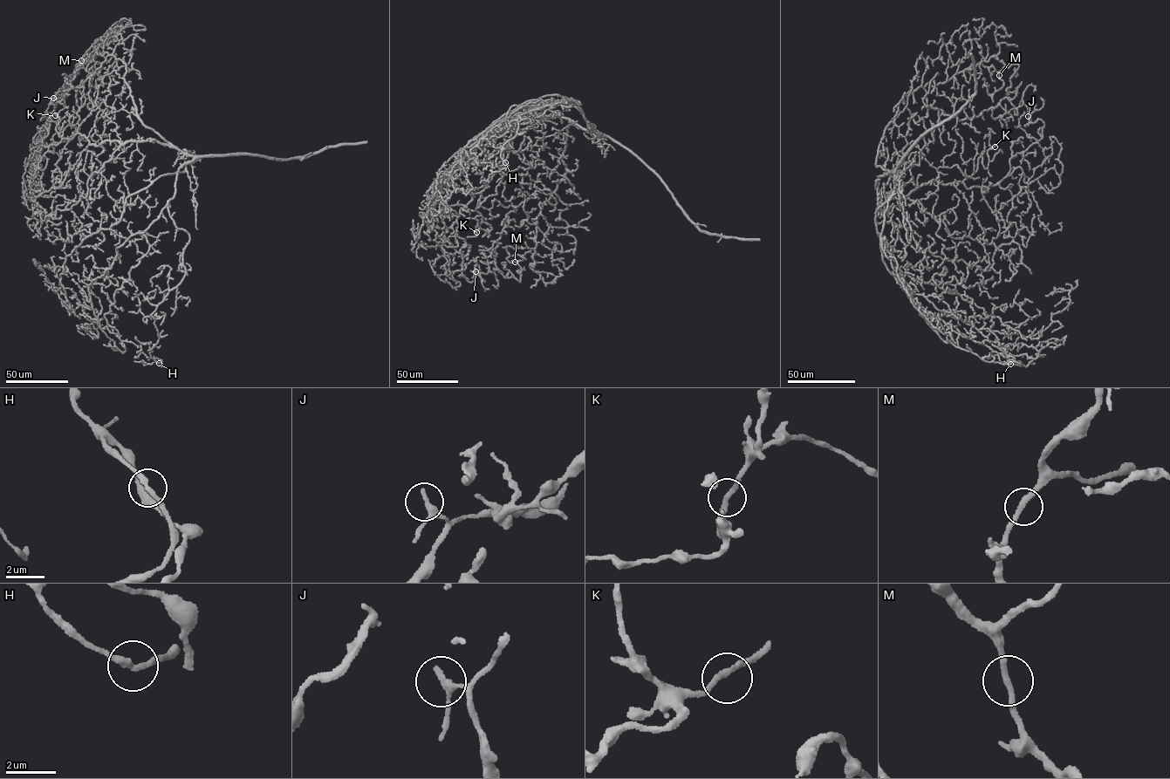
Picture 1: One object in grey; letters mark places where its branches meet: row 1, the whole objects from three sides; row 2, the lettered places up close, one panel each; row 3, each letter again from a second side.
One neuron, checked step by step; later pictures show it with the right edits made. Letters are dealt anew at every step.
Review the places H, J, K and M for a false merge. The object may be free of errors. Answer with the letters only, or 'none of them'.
none of them

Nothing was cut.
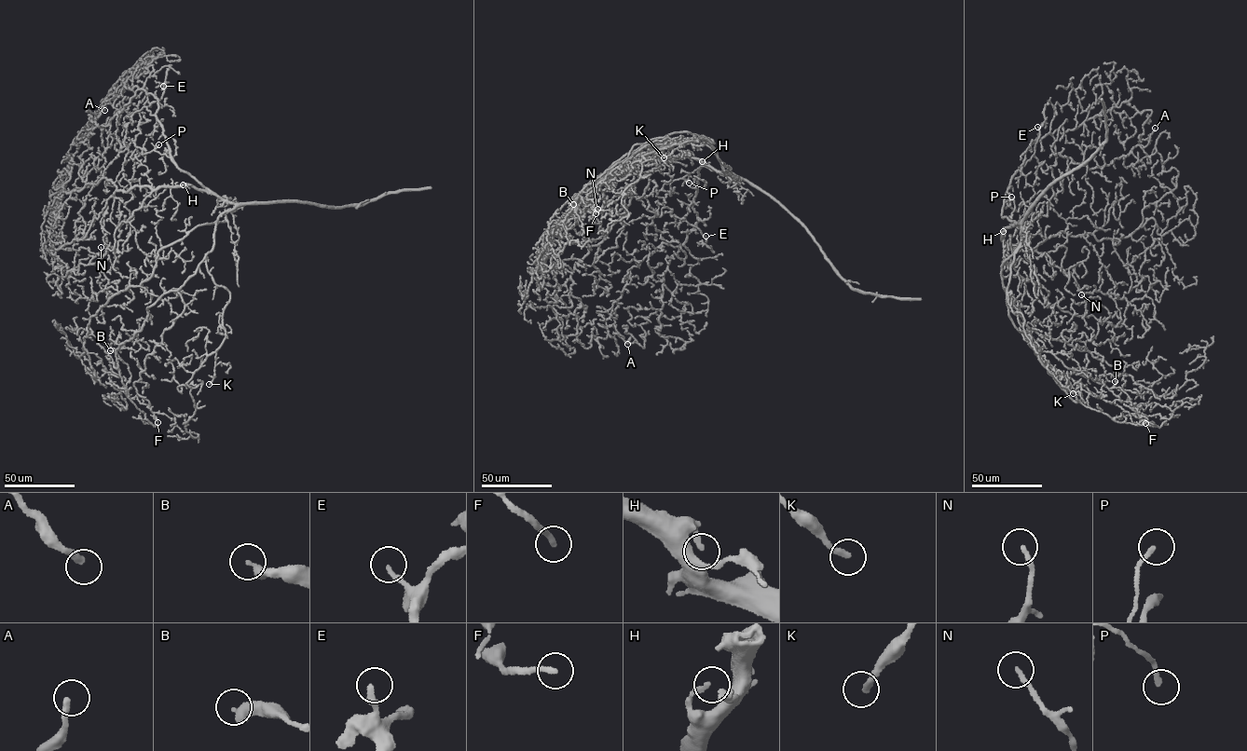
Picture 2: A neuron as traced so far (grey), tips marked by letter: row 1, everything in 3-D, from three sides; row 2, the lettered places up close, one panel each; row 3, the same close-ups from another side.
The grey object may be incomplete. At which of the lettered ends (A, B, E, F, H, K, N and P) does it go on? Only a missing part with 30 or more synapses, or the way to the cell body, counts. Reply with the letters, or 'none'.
A, F, K, P

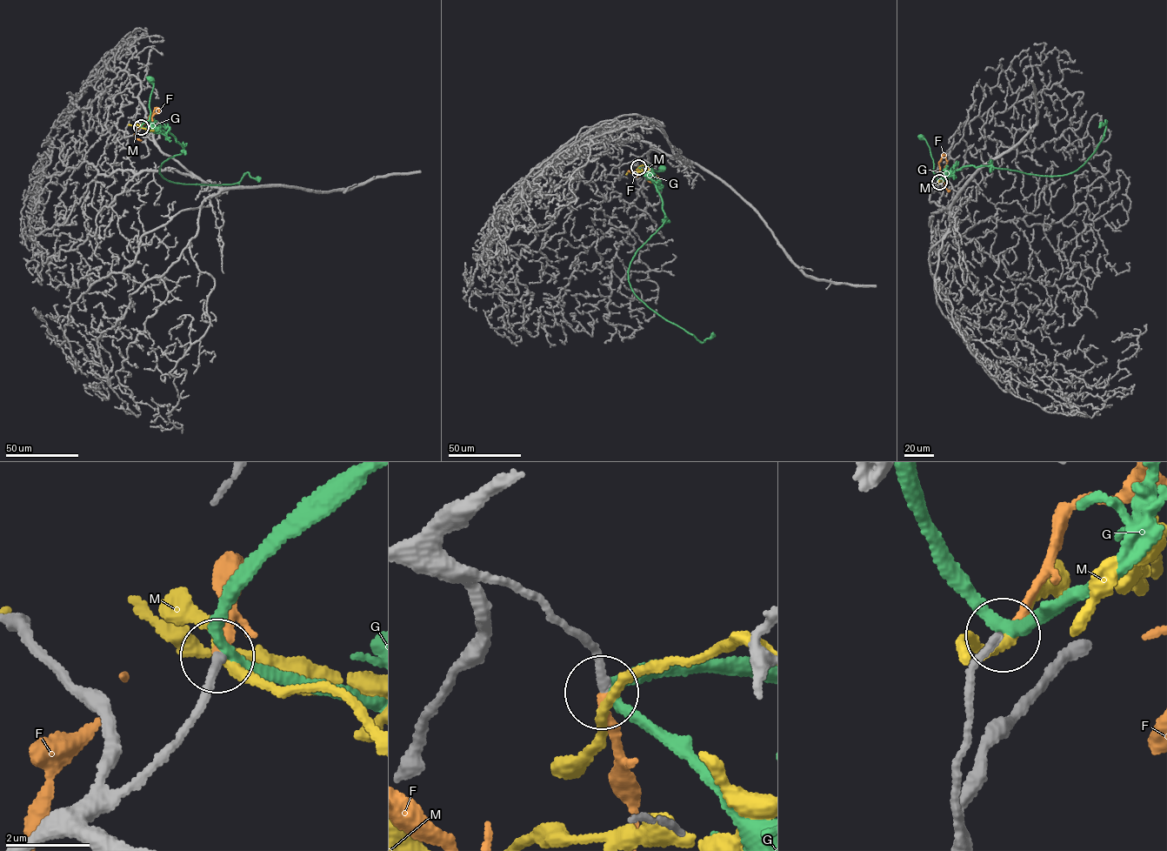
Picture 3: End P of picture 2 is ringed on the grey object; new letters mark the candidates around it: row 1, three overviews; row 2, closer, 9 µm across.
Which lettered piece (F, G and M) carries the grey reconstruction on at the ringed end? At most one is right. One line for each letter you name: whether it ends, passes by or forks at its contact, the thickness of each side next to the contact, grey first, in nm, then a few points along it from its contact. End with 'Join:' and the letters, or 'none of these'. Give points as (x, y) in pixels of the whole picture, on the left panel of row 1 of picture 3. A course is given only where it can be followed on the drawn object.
F: It ends there. Thickness 190 nm (grey) against 190 nm. Its course: (141, 127), (156, 108), (158, 111), (152, 117), (152, 121)
Join: F

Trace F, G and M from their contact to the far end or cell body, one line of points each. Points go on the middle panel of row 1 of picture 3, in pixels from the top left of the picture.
F: (638, 167), (639, 172), (649, 181), (658, 180), (650, 170)
G: (638, 166), (649, 165), (657, 171), (663, 171), (663, 168)
M: (638, 167), (643, 165), (647, 168), (625, 174)

